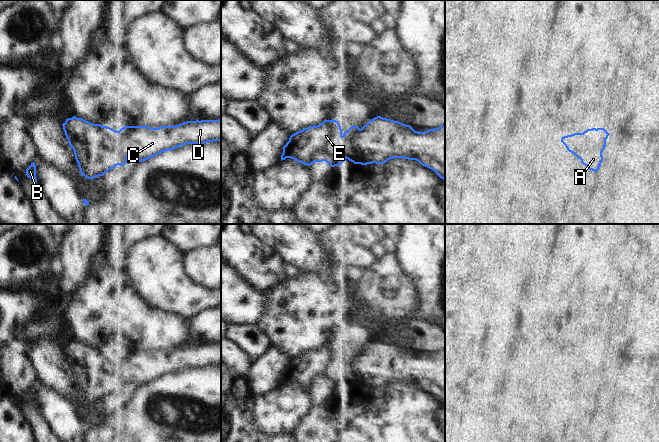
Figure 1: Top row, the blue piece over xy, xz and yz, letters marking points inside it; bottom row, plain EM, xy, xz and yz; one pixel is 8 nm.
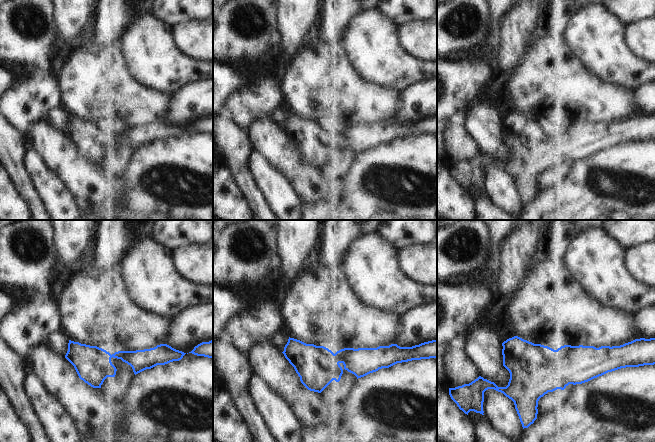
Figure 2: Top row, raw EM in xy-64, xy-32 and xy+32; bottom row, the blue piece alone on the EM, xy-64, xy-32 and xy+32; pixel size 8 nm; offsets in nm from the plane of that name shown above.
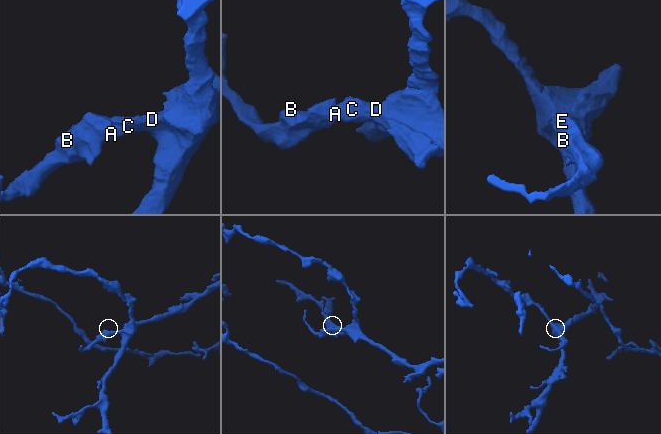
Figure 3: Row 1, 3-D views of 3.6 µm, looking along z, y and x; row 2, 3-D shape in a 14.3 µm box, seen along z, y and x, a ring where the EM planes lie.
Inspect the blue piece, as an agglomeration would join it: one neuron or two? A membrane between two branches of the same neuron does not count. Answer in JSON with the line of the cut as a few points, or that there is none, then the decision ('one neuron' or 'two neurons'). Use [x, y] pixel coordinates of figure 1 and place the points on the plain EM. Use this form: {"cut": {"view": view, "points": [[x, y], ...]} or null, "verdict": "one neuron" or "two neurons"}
{"cut": null, "verdict": "one neuron"}

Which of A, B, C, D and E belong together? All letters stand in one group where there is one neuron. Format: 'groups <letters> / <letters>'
groups A B C D E

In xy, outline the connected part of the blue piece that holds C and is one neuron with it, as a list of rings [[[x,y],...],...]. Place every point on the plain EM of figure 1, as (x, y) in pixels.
[[[73,340],[62,348],[66,362],[73,373],[80,397],[88,403],[103,400],[117,389],[124,390],[127,382],[139,386],[148,384],[167,374],[174,374],[186,368],[221,366],[221,344],[187,345],[176,350],[126,350],[116,355],[108,350],[90,347]]]

